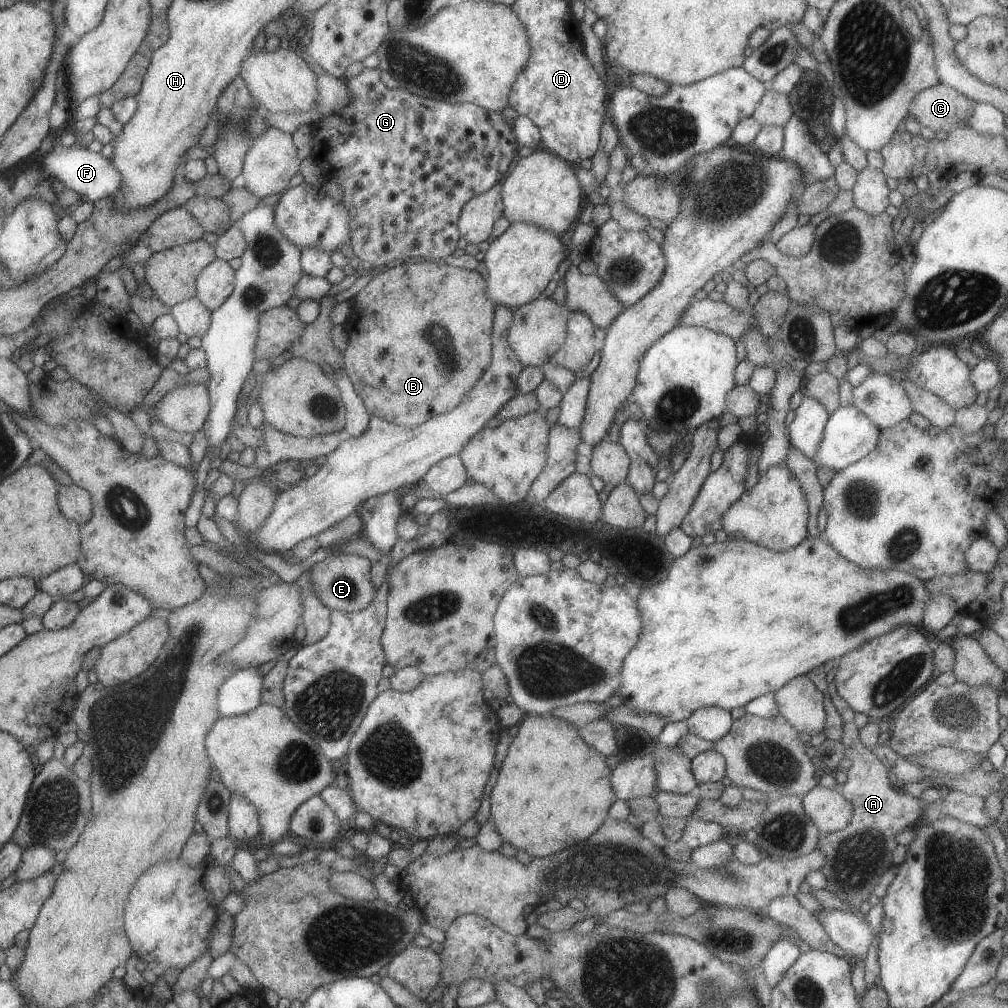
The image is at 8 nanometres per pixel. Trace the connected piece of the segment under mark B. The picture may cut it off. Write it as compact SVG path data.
M427 260L415 264L409 261L403 262L395 267L373 273L371 281L367 282L350 301L352 304L351 318L343 325L348 339L347 348L341 353L344 357L344 372L371 416L377 416L379 419L387 420L387 422L401 427L418 426L434 415L448 412L457 406L461 398L475 385L484 369L489 365L495 306L485 297L484 279L475 269L469 271L446 264L430 263Z

